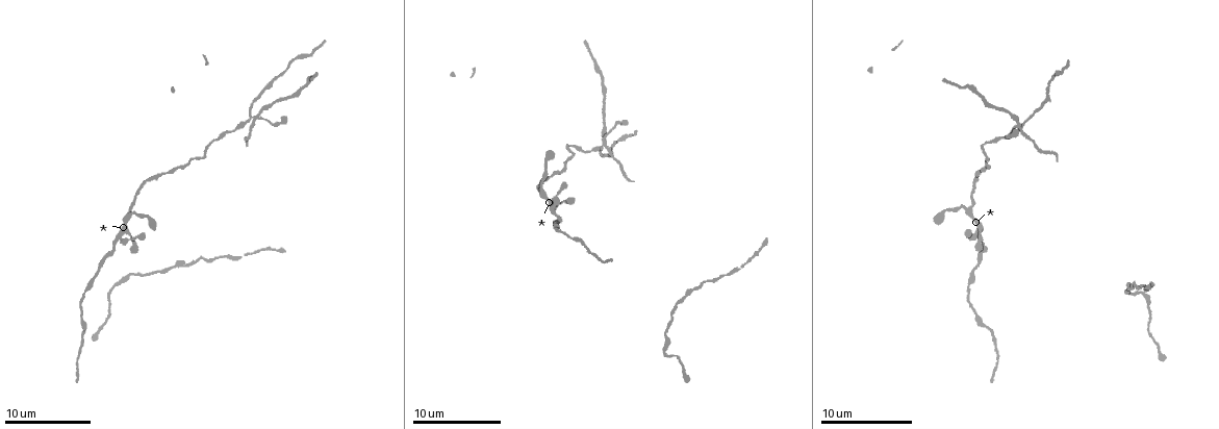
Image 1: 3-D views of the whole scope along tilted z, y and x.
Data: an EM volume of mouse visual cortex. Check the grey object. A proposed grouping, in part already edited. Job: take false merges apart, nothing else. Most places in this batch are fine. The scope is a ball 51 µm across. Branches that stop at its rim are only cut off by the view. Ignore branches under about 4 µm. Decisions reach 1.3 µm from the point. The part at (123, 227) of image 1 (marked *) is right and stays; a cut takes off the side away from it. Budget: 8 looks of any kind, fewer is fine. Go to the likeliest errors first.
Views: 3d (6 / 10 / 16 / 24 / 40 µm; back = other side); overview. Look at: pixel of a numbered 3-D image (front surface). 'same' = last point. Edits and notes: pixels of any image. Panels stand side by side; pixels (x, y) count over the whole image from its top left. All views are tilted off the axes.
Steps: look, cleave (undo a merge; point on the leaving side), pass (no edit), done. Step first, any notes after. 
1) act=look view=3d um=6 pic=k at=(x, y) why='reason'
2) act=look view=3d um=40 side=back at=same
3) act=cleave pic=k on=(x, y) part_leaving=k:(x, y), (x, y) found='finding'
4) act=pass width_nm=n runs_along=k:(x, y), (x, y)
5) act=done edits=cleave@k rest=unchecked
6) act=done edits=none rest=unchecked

act=look view=3d um=10 pic=1 at=(252, 117) why='four or more arms meet'

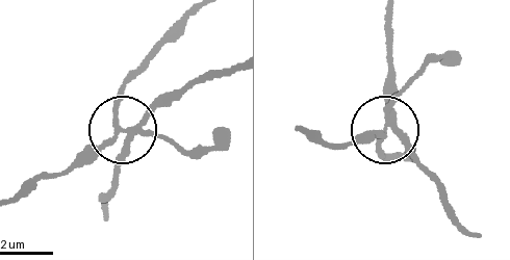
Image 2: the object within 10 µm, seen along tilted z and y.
act=cleave pic=2 on=(118, 161) part_leaving=2:(134, 130), (194, 85), (234, 70) found='two neurons meet here'

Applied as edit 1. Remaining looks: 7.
act=look view=overview why='see it whole again'

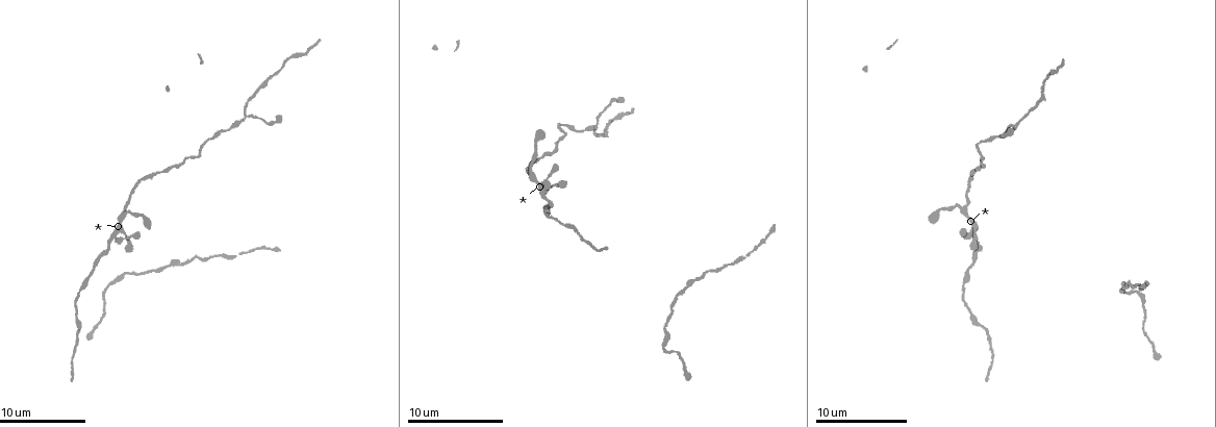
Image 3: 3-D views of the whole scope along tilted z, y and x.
act=look view=3d um=6 pic=3 at=(122, 213) why='three-way junction'

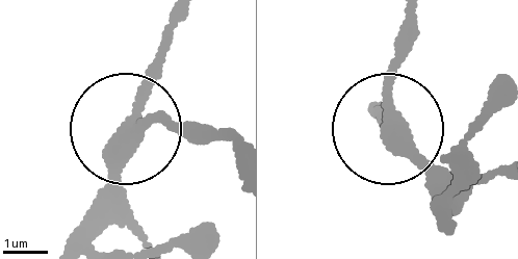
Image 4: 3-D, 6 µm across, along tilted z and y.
act=look view=3d um=6 side=back pic=4 at=(135, 127) why='from behind'

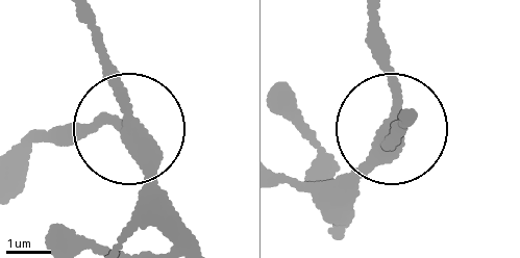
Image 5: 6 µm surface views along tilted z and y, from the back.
act=pass arms=3 found='all the same neuron'

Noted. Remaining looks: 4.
act=look view=3d um=10 pic=3 at=(185, 265) why='calibre changes'

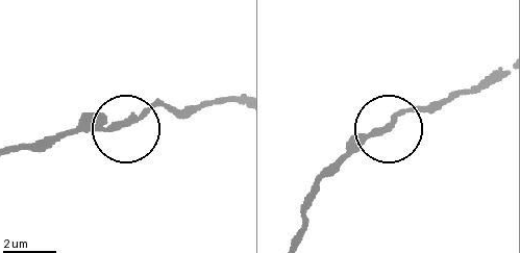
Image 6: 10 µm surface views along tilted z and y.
act=look view=3d um=10 side=back pic=6 at=(122, 123)

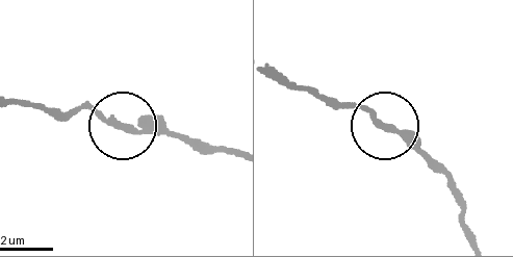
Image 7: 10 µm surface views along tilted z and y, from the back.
act=pass found='one neuron here'

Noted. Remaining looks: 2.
act=look view=3d um=10 pic=3 at=(551, 204)

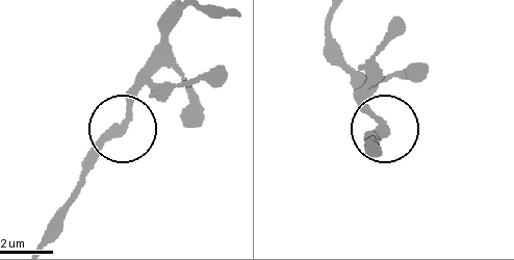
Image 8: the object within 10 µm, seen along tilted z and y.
act=pass found='all the same neuron'

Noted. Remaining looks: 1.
act=done edits=cleave@2 rest=unchecked

